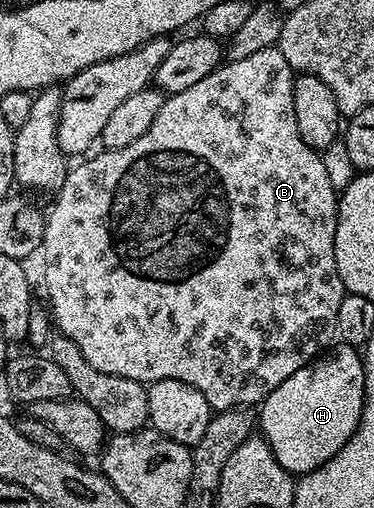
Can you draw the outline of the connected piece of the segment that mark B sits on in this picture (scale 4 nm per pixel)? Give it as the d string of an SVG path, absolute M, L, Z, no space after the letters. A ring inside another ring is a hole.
M276 46L259 49L259 53L253 54L252 57L243 57L243 61L222 62L220 67L214 69L207 77L203 77L203 81L198 81L196 85L190 85L188 89L183 89L183 93L168 96L159 109L159 117L155 117L155 121L151 121L151 129L147 129L147 133L143 133L143 137L139 137L139 141L131 141L131 145L127 145L121 151L102 150L100 152L102 155L97 155L94 159L86 158L81 161L86 161L86 163L68 168L63 185L55 192L54 199L57 200L54 201L53 208L47 211L45 221L43 252L45 251L45 291L49 294L47 306L56 330L71 341L75 341L75 345L79 345L83 357L87 357L87 361L91 365L95 365L95 369L99 369L99 373L127 377L146 385L152 385L164 379L178 379L199 389L203 393L203 397L207 397L210 408L214 412L230 411L232 407L252 408L254 405L260 405L276 387L281 387L283 381L287 381L287 377L291 377L291 373L295 373L295 369L305 367L308 363L313 362L330 346L329 342L334 342L337 334L339 301L343 301L343 297L347 294L343 281L339 277L339 269L335 265L335 229L337 228L339 193L331 185L331 180L327 178L327 169L323 169L323 161L318 151L309 147L307 141L303 141L303 137L299 137L299 125L295 121L294 78L295 72L291 69L291 65L287 65L287 57L283 57L283 53Z

